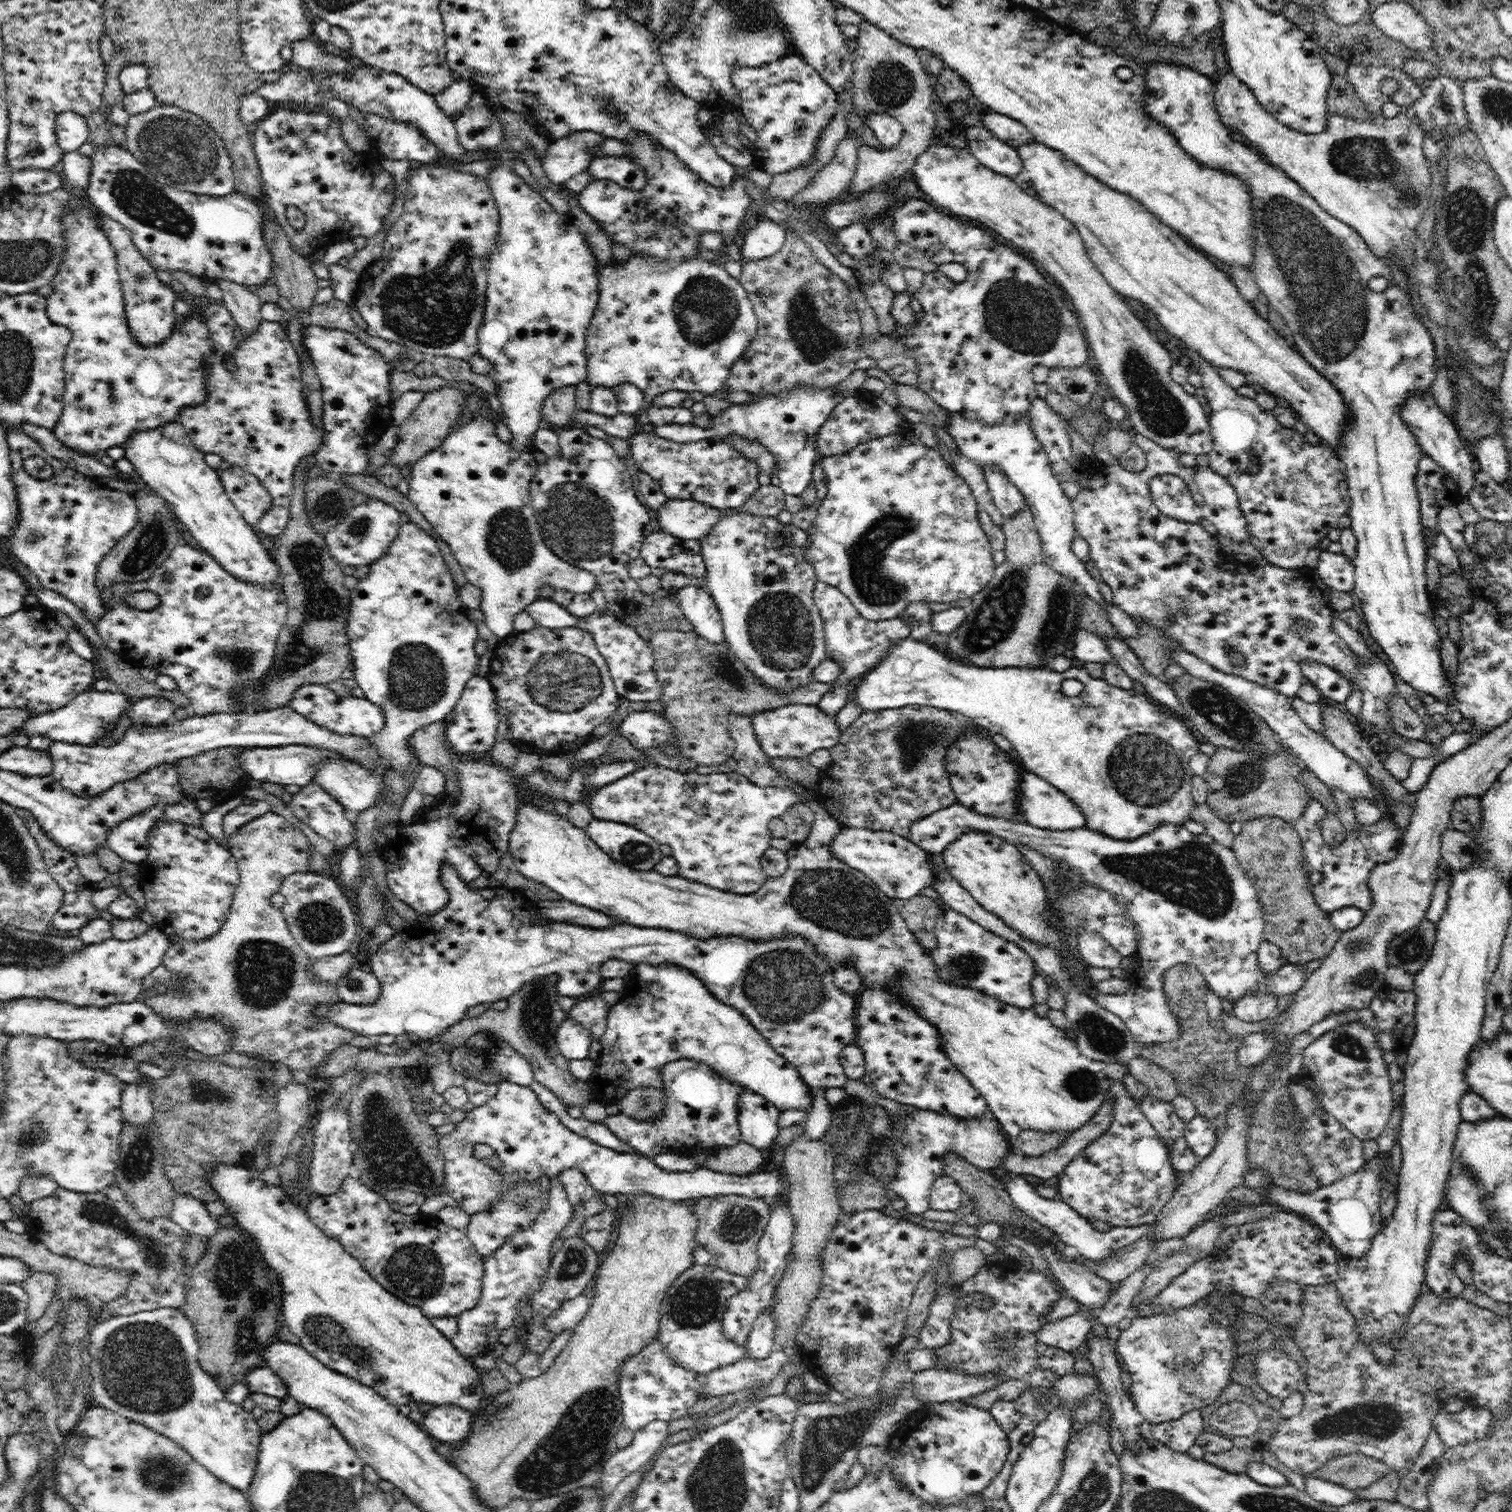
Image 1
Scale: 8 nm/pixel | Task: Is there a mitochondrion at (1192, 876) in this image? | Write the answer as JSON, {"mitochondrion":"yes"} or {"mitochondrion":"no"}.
{"mitochondrion":"yes"}

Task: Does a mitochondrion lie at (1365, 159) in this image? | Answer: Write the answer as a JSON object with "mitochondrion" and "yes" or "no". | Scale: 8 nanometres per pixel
{"mitochondrion":"yes"}

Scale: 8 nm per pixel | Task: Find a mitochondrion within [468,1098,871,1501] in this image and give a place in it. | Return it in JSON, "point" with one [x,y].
{"point":[574,1449]}

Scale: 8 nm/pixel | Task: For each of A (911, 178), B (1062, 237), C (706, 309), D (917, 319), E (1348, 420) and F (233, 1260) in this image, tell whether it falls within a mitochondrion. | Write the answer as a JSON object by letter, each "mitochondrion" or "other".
{"A":"other","B":"other","C":"mitochondrion","D":"other","E":"other","F":"mitochondrion"}

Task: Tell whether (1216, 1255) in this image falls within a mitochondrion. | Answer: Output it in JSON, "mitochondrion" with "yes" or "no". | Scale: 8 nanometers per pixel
{"mitochondrion":"no"}

